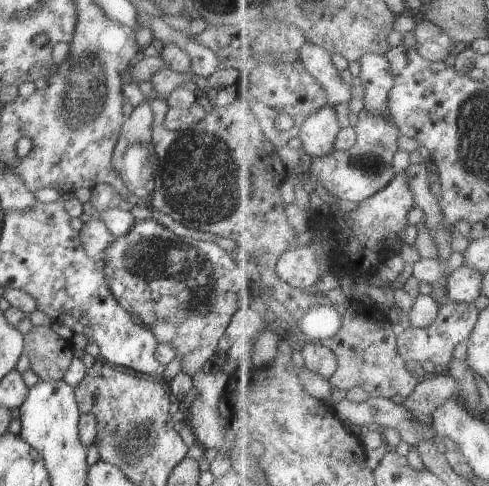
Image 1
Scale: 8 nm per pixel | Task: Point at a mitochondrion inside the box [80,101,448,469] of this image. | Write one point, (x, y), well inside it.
(202, 180)

